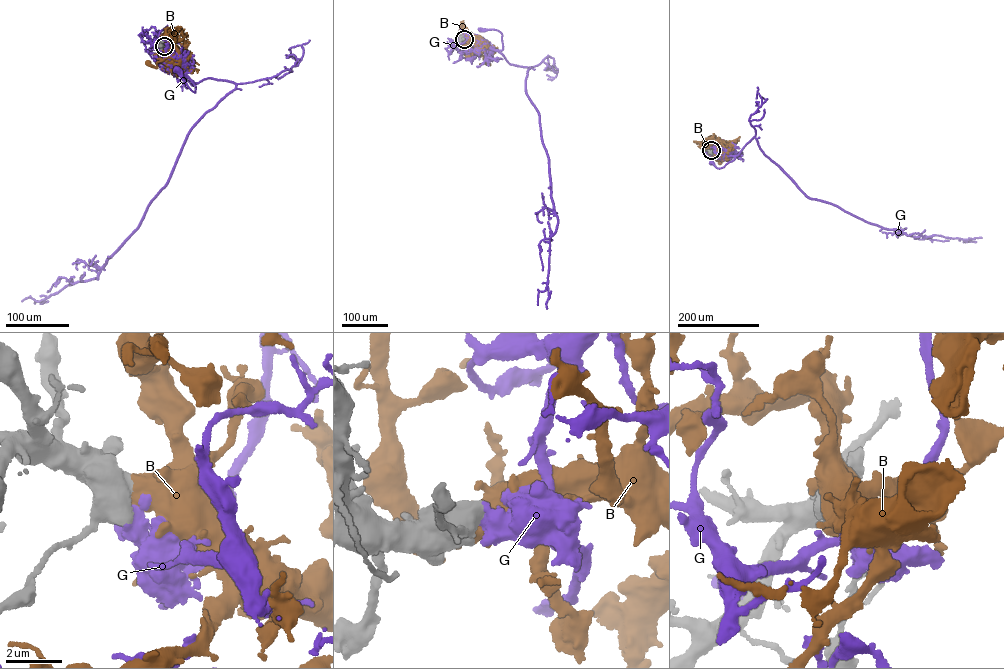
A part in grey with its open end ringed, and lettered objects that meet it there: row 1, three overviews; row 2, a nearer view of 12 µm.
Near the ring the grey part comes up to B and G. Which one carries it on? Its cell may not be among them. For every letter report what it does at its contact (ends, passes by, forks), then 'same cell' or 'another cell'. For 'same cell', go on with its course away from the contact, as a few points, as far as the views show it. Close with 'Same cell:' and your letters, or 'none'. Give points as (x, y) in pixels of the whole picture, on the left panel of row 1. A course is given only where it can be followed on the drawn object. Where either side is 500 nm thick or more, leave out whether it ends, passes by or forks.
B: same cell; it runs (164, 46), (177, 51)
G: another cell
Same cell: B

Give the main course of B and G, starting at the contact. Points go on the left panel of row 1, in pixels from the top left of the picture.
B: (164, 46), (177, 51)
G: (164, 47), (179, 69), (191, 80), (194, 92), (177, 69)

